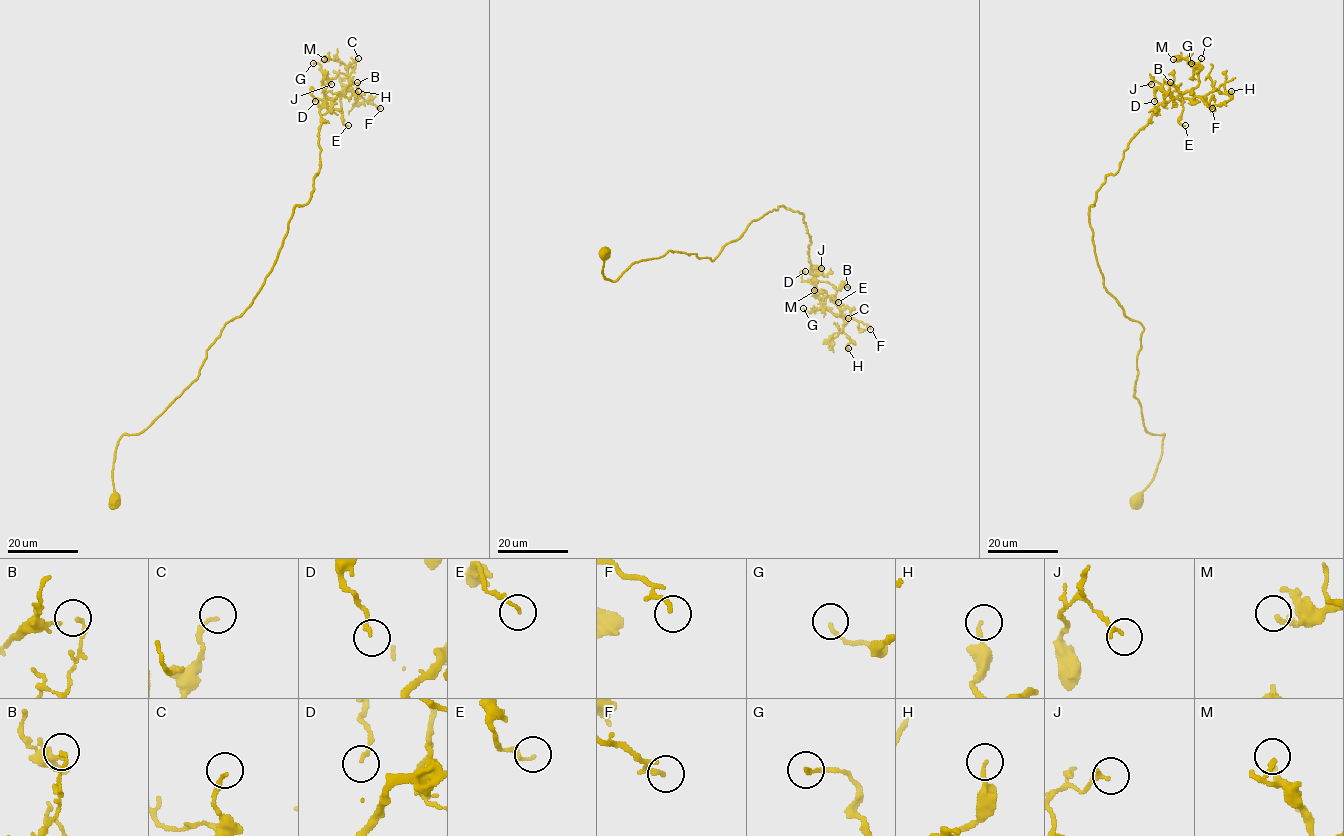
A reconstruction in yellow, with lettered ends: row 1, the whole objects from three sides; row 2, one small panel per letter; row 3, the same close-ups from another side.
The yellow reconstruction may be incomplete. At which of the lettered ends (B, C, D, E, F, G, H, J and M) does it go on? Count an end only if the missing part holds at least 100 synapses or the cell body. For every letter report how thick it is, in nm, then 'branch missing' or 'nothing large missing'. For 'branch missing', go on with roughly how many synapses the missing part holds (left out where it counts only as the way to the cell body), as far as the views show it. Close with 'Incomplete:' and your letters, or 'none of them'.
B: 110 nm thick; nothing large missing
C: 160 nm thick; nothing large missing
D: 140 nm thick; nothing large missing
E: 100 nm thick; nothing large missing
F: 170 nm thick; nothing large missing
G: 150 nm thick; nothing large missing
H: 130 nm thick; nothing large missing
J: 170 nm thick; nothing large missing
M: 130 nm thick; nothing large missing
Incomplete: none of them

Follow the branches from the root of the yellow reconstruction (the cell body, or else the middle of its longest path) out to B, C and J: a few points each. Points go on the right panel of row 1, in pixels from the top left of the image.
B: (1135, 499), (1164, 435), (1134, 396), (1144, 328), (1103, 284), (1089, 207), (1170, 82)
C: (1135, 499), (1164, 435), (1134, 396), (1144, 328), (1103, 284), (1089, 207), (1157, 107), (1198, 85), (1201, 58)
J: (1135, 499), (1164, 435), (1146, 430), (1134, 396), (1144, 328), (1103, 284), (1089, 207), (1171, 98), (1151, 84)

